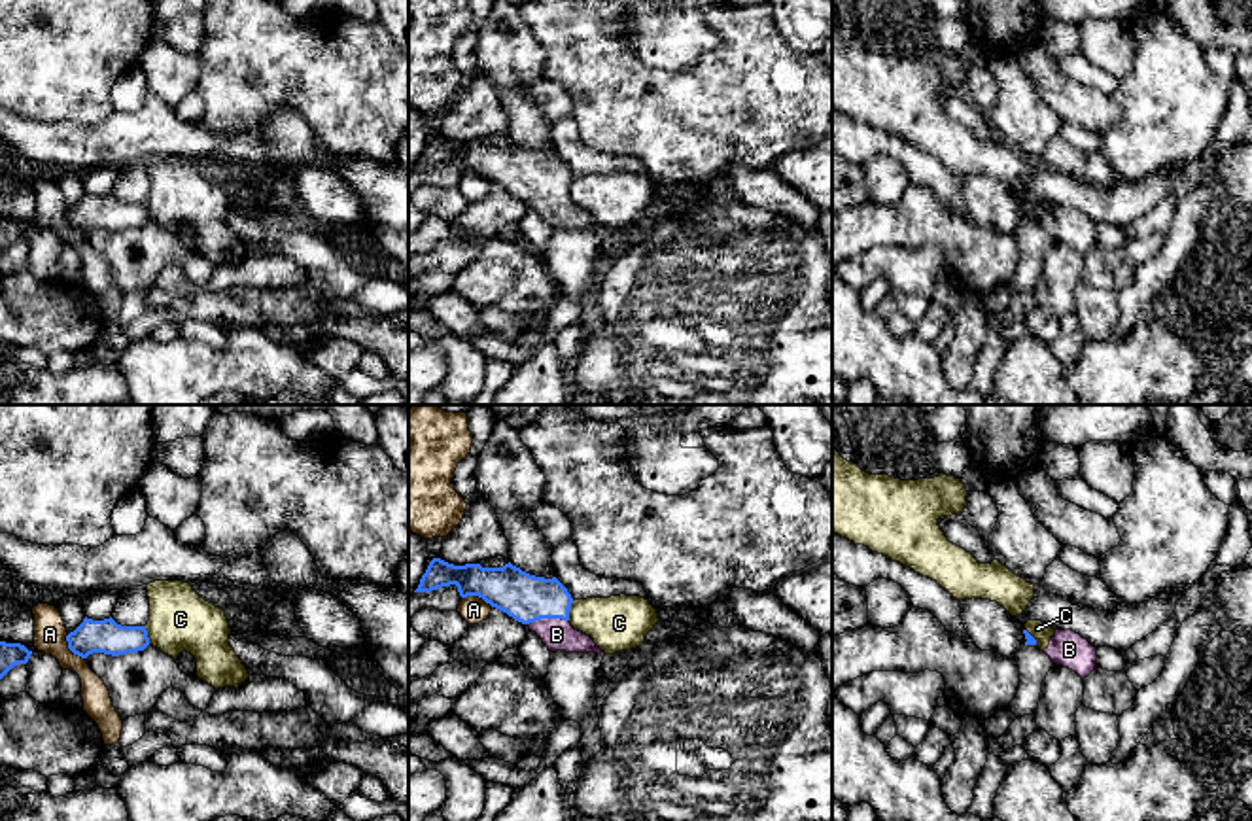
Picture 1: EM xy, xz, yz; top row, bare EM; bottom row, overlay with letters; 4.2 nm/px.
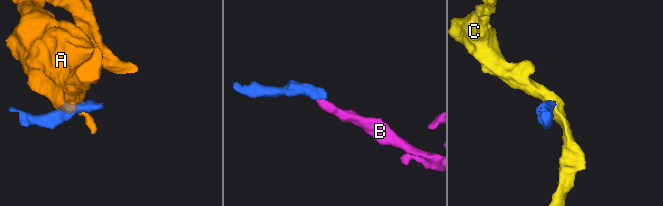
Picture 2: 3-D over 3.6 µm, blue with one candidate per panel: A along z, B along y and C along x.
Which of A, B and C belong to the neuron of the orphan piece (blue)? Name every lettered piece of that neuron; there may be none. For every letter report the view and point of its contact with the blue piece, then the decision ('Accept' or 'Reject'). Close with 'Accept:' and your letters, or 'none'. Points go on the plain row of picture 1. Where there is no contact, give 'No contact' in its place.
A: Touches blue at xy (70, 226). Reject
B: Touches blue at xz (547, 193). Accept
C: Touches blue at xz (570, 184). Reject
Accept: B

